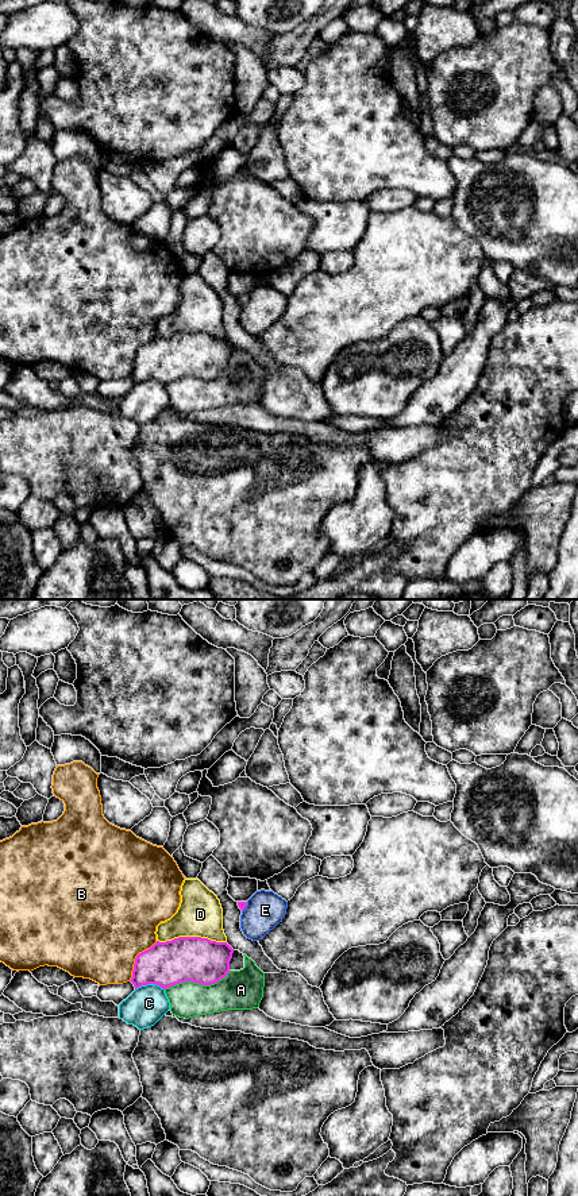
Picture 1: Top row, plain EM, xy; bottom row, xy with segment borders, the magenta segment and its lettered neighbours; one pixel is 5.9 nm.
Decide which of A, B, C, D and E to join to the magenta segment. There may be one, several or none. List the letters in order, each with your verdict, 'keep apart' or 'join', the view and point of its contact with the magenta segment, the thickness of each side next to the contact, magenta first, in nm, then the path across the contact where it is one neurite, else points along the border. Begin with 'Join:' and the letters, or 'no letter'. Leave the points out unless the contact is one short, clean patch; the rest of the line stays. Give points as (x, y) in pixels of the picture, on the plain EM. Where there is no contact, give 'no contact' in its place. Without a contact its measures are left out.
Join: no letter
A: keep apart; contact xy (197, 377); calibres 280 and 220 nm
B: keep apart; contact xy (135, 354); calibres 260 and 500 nm
C: keep apart; contact xy (149, 378); calibres 260 and 220 nm
D: keep apart; contact xy (192, 332); calibres 280 and 260 nm
E: keep apart; contact xy (245, 301); calibres 50 and 220 nm

